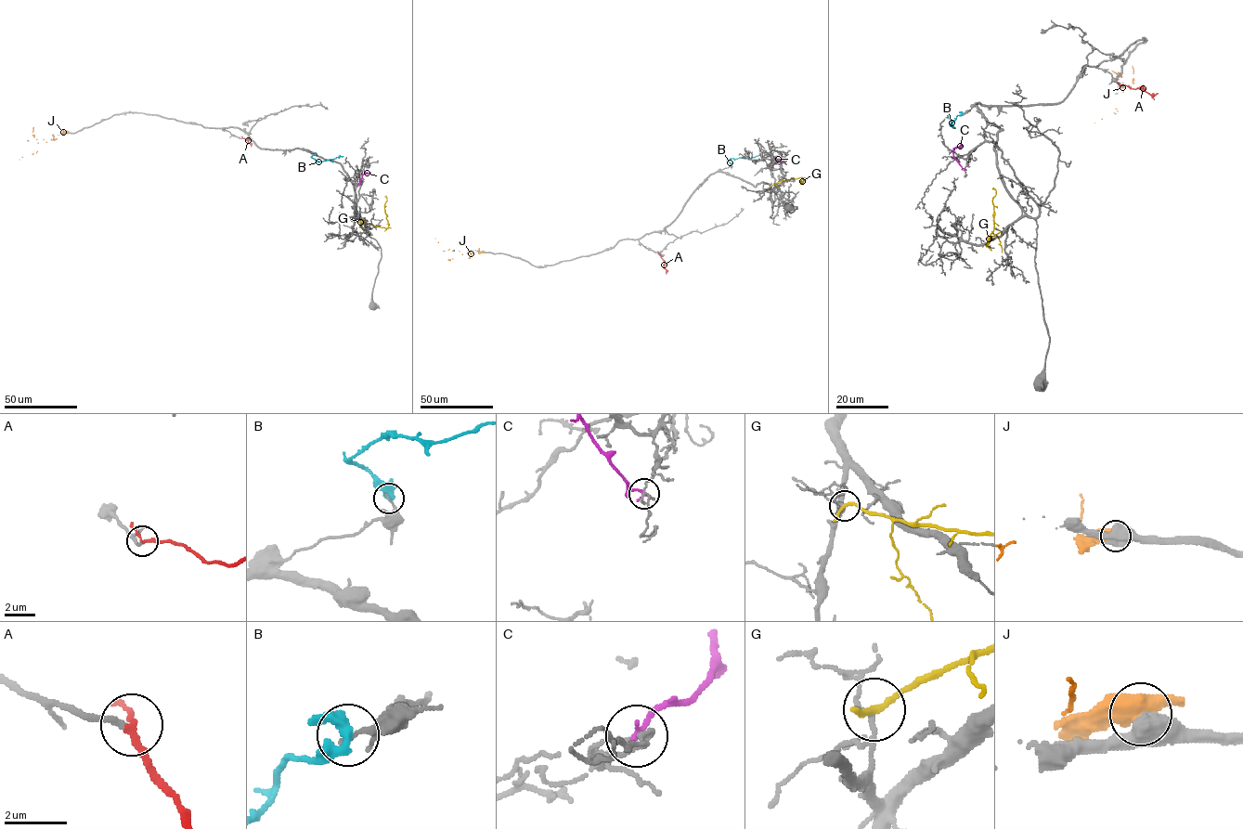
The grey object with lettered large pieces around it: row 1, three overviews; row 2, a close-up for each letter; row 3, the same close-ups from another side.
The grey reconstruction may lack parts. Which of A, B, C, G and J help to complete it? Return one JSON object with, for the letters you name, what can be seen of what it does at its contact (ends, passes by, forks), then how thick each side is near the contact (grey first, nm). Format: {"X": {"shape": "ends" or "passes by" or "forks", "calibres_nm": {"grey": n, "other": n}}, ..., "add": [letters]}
{"A": {"shape": "passes by", "calibres_nm": {"grey": 160, "other": 190}}, "add": ["A"]}

